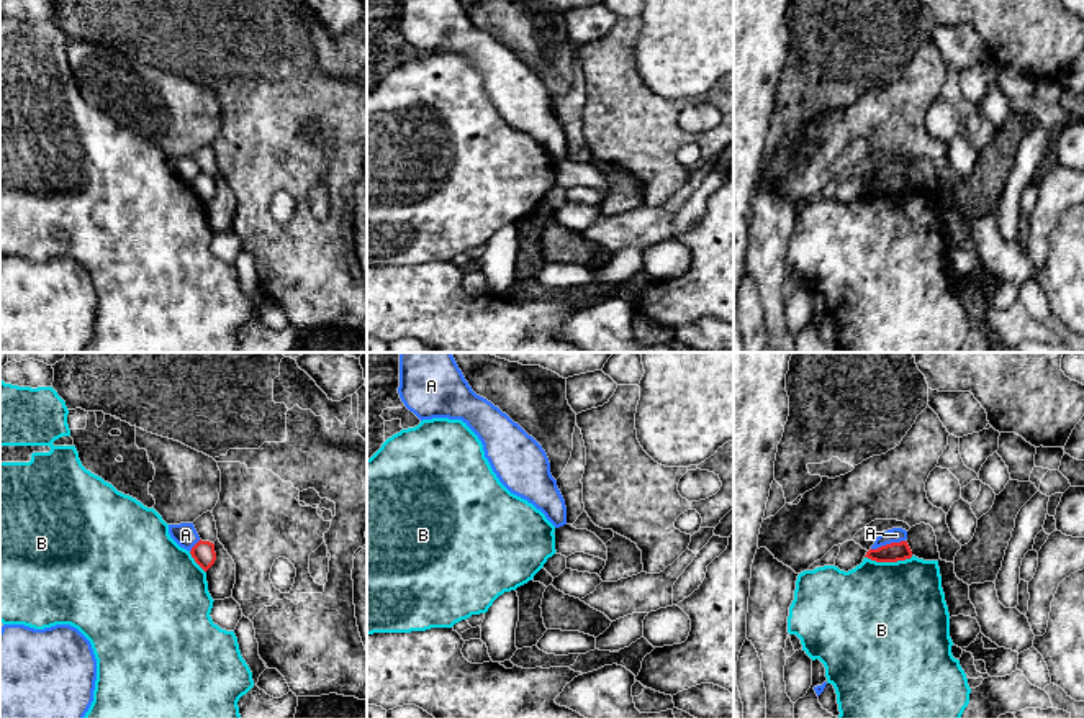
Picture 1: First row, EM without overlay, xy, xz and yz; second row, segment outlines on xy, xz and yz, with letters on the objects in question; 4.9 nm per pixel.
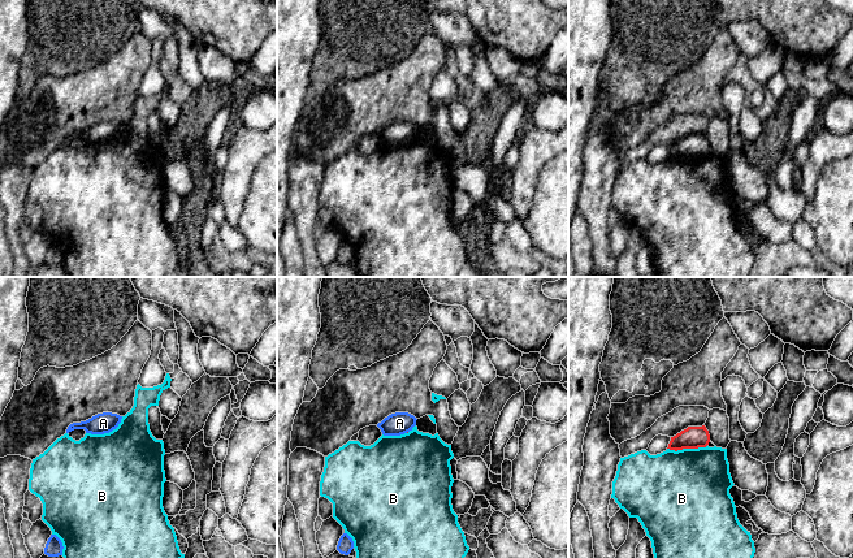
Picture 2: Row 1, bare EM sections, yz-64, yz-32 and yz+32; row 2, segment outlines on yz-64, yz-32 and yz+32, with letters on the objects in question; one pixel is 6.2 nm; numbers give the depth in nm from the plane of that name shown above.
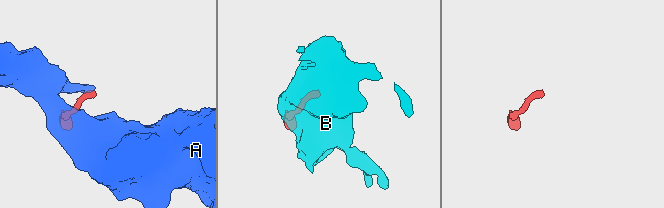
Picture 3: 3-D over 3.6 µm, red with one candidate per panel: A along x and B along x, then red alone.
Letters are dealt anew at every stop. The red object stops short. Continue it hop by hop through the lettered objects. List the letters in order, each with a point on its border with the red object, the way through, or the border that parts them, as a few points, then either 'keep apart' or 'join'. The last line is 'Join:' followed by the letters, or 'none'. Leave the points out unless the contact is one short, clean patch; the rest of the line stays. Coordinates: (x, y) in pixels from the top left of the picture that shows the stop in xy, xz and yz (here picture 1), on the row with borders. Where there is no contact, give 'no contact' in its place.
A: meets red in yz at (888, 545); keep apart
B: meets red in yz at (888, 561); keep apart
Join: none

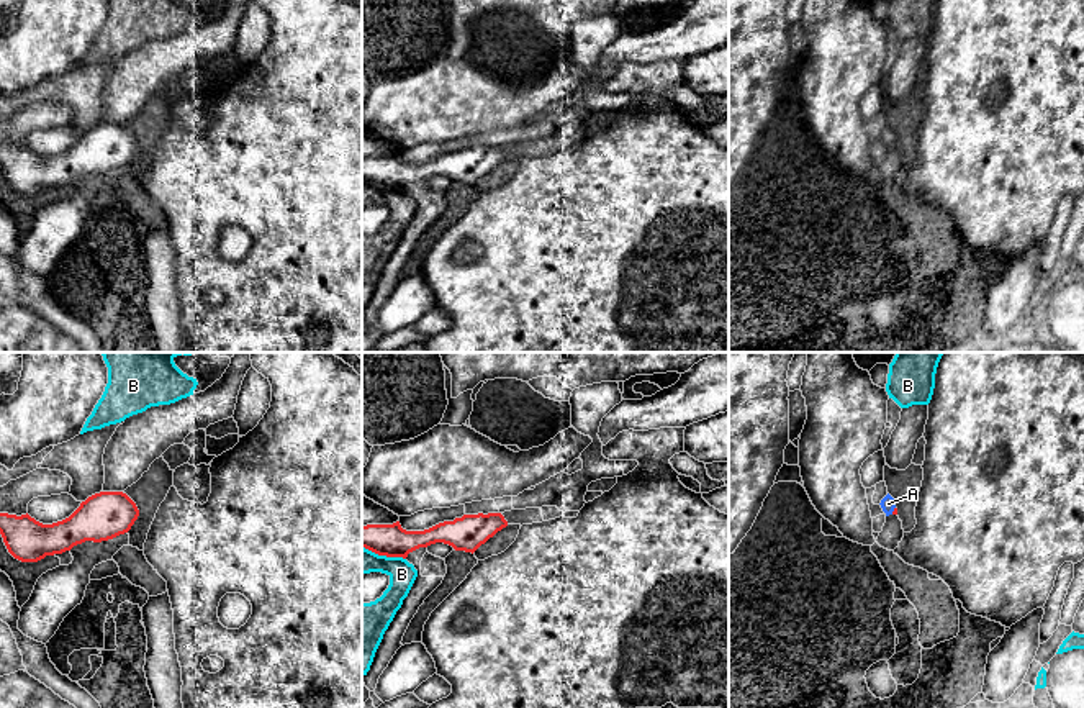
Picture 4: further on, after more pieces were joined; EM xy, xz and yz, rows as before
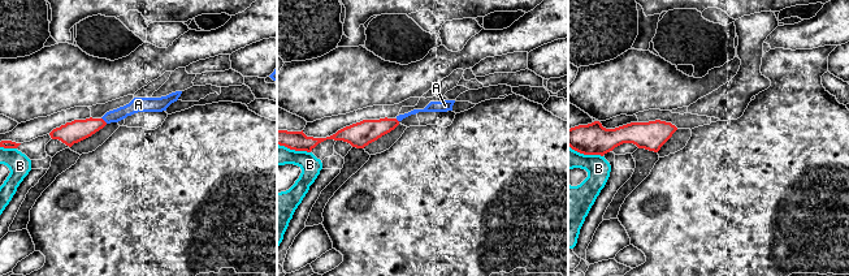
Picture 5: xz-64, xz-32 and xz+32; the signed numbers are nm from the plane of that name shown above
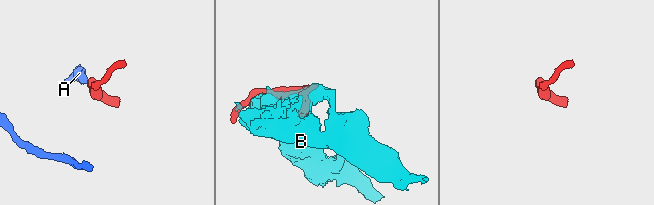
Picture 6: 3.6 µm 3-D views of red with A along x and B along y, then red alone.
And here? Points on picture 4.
A: meets red in yz at (894, 510); join
B: meets red in xz at (383, 554); keep apart
Join: A

